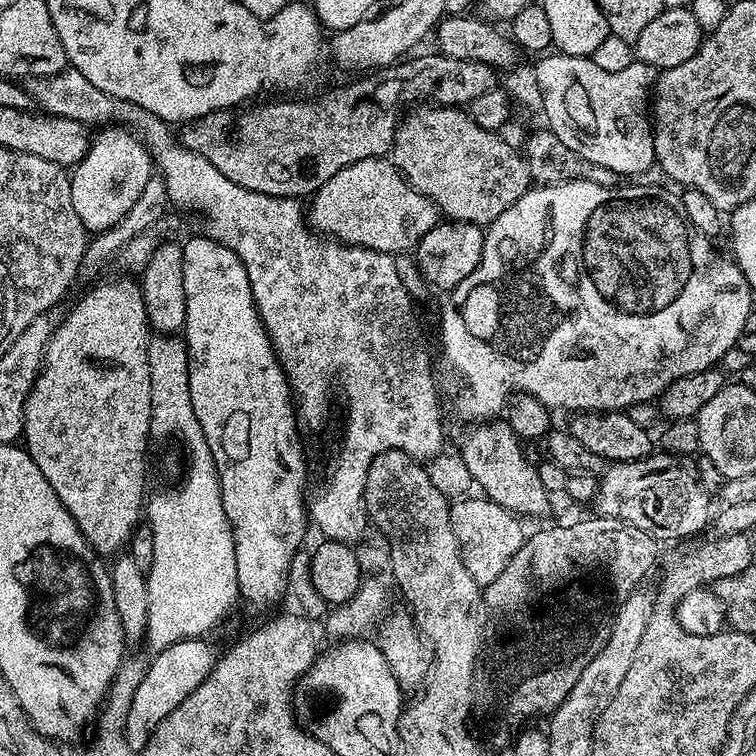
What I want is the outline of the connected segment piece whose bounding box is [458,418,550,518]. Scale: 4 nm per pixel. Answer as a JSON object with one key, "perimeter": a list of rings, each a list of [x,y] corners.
{"perimeter":[[[496,418],[491,422],[480,422],[477,428],[472,428],[464,436],[464,441],[458,447],[458,453],[466,464],[466,470],[472,475],[472,483],[478,489],[481,488],[483,495],[494,501],[498,506],[502,506],[508,512],[514,512],[521,518],[527,516],[544,516],[548,512],[548,499],[550,493],[542,486],[542,481],[538,476],[537,465],[531,463],[524,457],[524,452],[520,449],[522,440],[516,436],[514,430],[503,419]]]}

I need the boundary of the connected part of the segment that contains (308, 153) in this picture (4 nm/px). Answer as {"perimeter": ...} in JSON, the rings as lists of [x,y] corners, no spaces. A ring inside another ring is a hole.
{"perimeter":[[[443,54],[435,55],[413,55],[389,64],[386,68],[357,75],[360,77],[353,84],[336,88],[326,93],[321,100],[276,100],[273,104],[260,104],[257,108],[240,106],[211,112],[183,125],[178,132],[178,143],[206,158],[206,162],[222,170],[230,182],[238,182],[238,186],[246,190],[271,196],[311,197],[323,184],[330,182],[338,170],[346,170],[346,166],[362,162],[362,158],[387,157],[392,150],[396,128],[402,119],[400,108],[407,109],[417,101],[431,101],[436,106],[466,106],[478,98],[478,94],[486,94],[486,90],[497,87],[497,69],[489,64],[450,58]]]}

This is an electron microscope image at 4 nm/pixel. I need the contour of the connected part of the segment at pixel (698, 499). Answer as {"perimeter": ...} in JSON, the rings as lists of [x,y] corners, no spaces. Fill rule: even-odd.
{"perimeter":[[[649,454],[640,460],[612,462],[603,469],[598,480],[595,511],[601,516],[624,520],[638,526],[657,542],[684,540],[704,527],[709,527],[710,496],[702,488],[699,472],[691,459],[671,454]]]}

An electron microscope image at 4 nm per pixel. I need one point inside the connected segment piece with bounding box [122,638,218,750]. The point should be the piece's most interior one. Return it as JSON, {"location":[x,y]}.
{"location":[175,672]}

